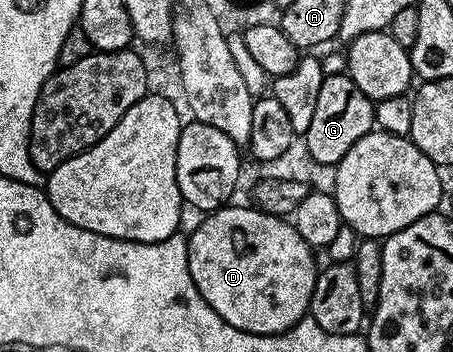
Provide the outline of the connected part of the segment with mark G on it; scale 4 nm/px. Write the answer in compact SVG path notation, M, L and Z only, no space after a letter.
M330 72L323 79L323 87L319 87L319 103L315 103L315 115L311 118L311 127L303 135L303 142L310 158L318 163L338 165L359 143L363 135L374 132L374 106L373 102L355 83L350 79L348 72Z

